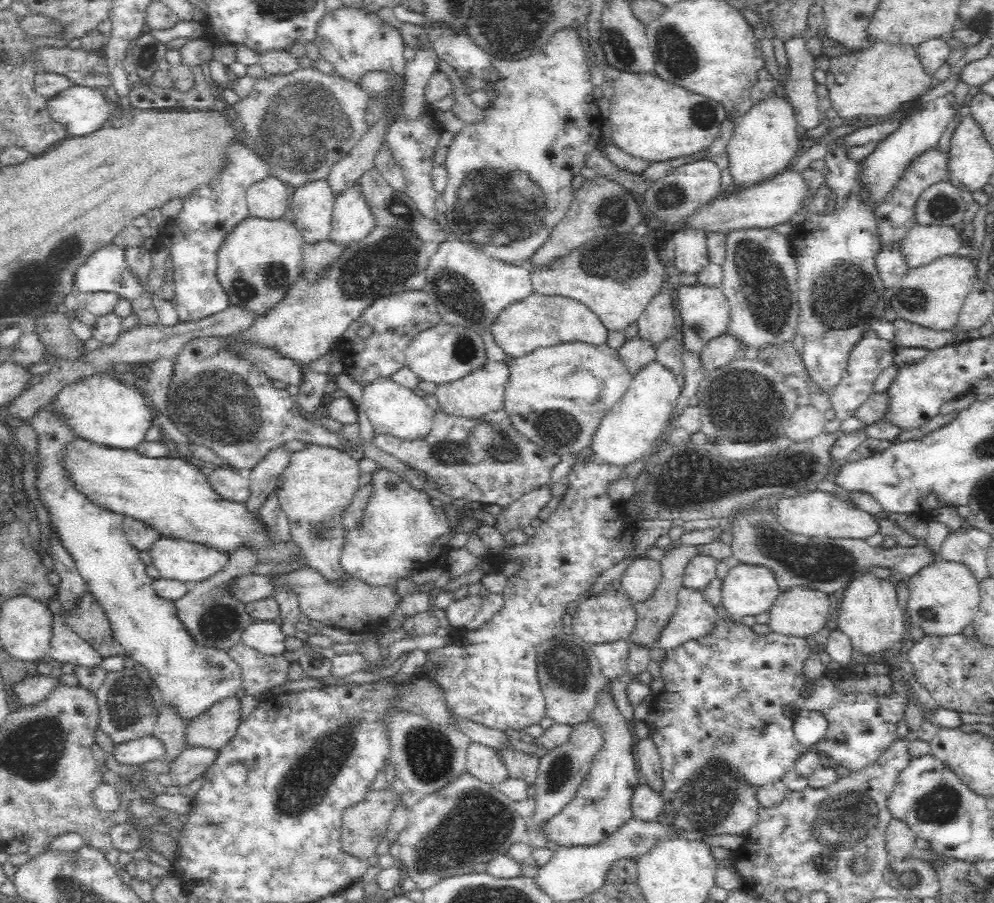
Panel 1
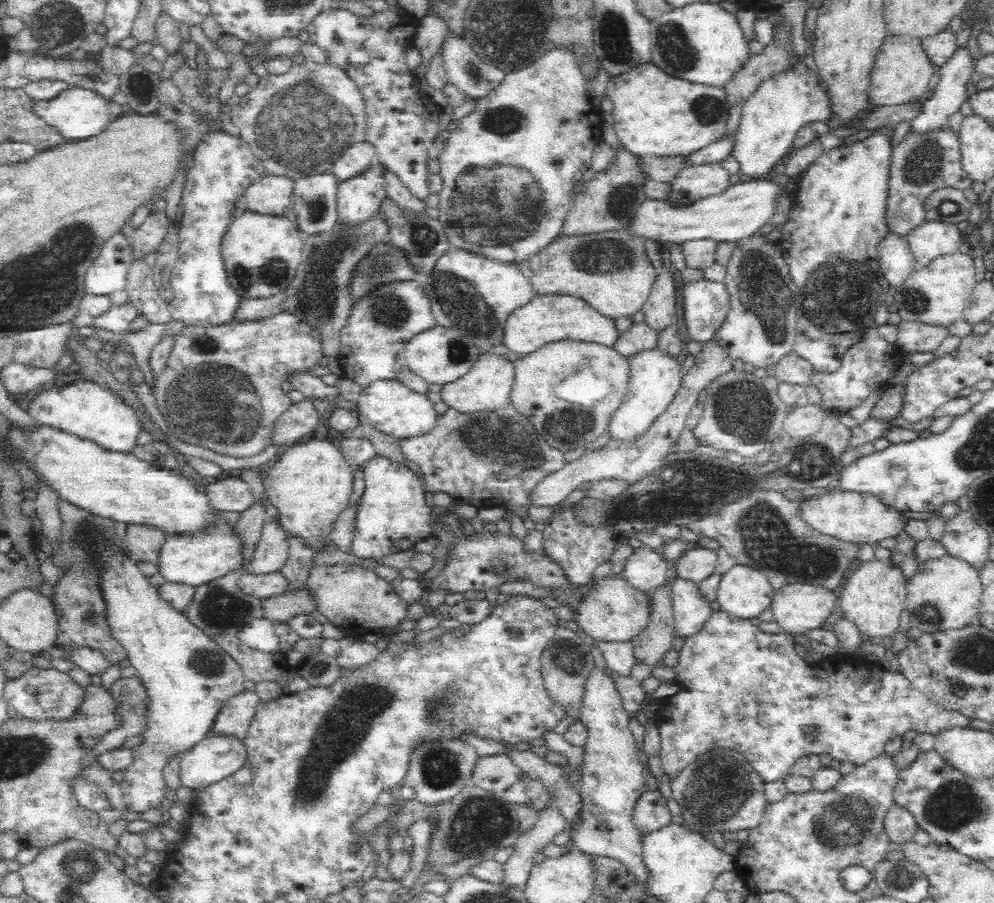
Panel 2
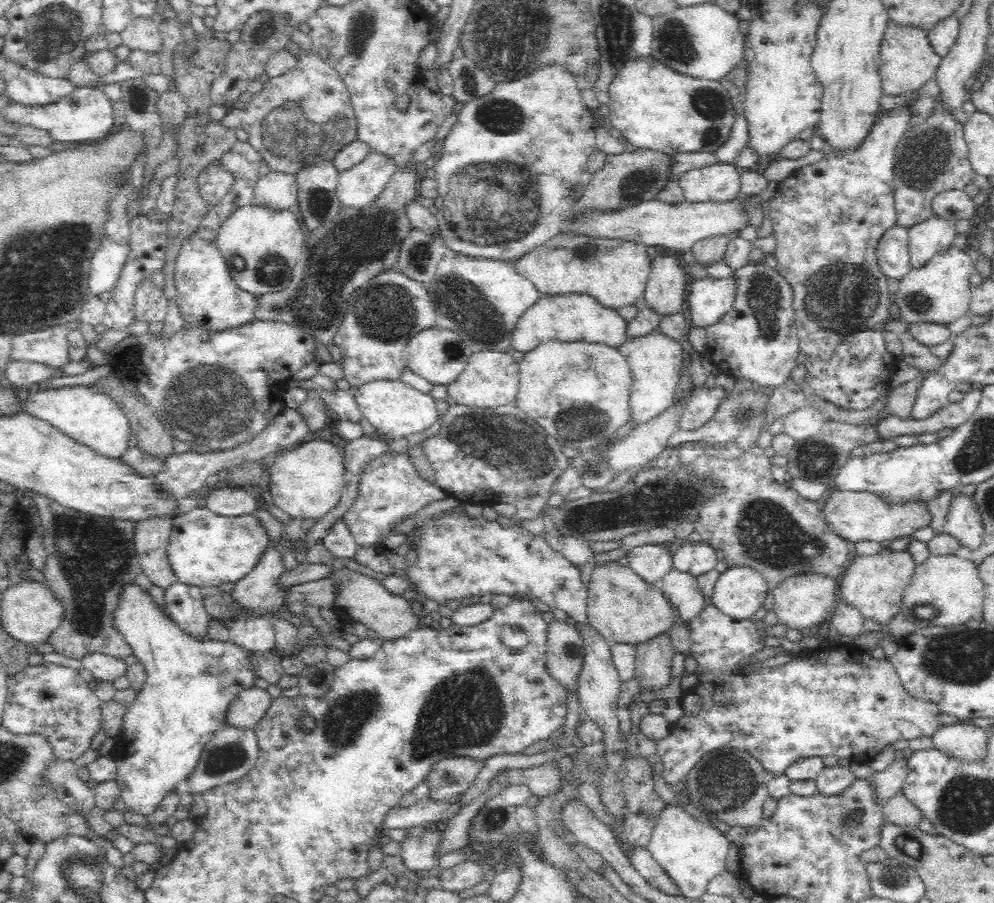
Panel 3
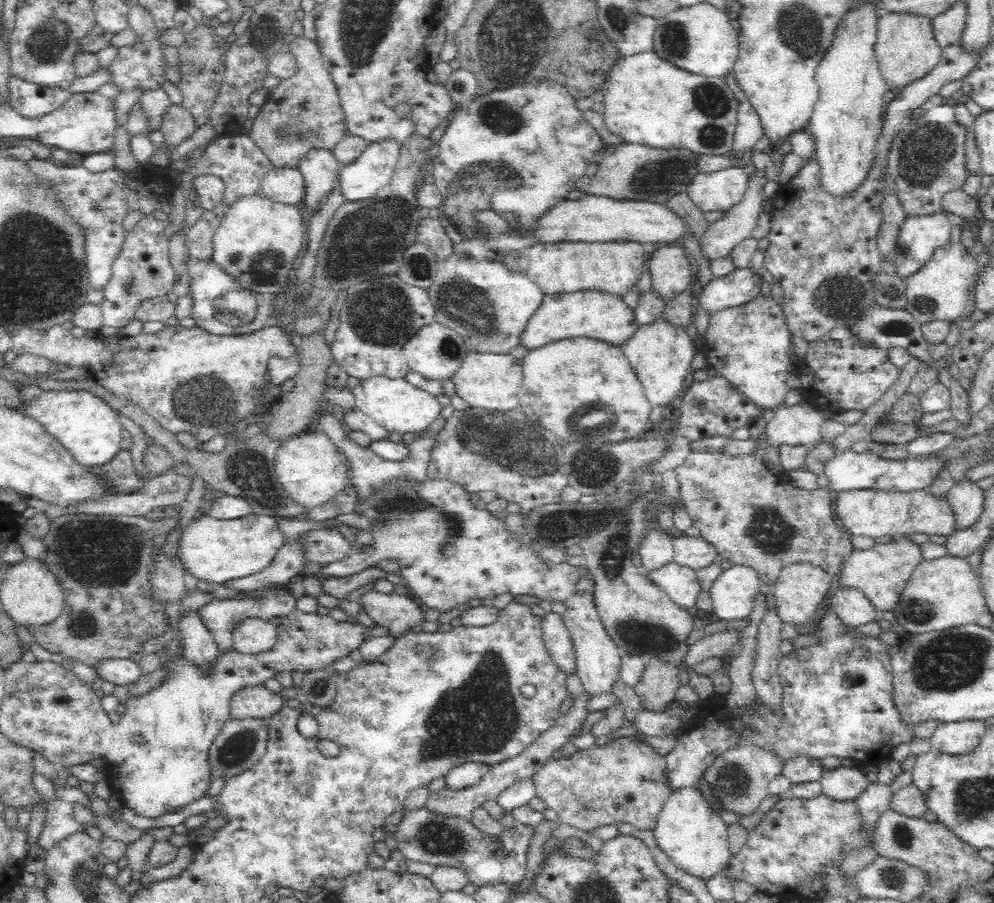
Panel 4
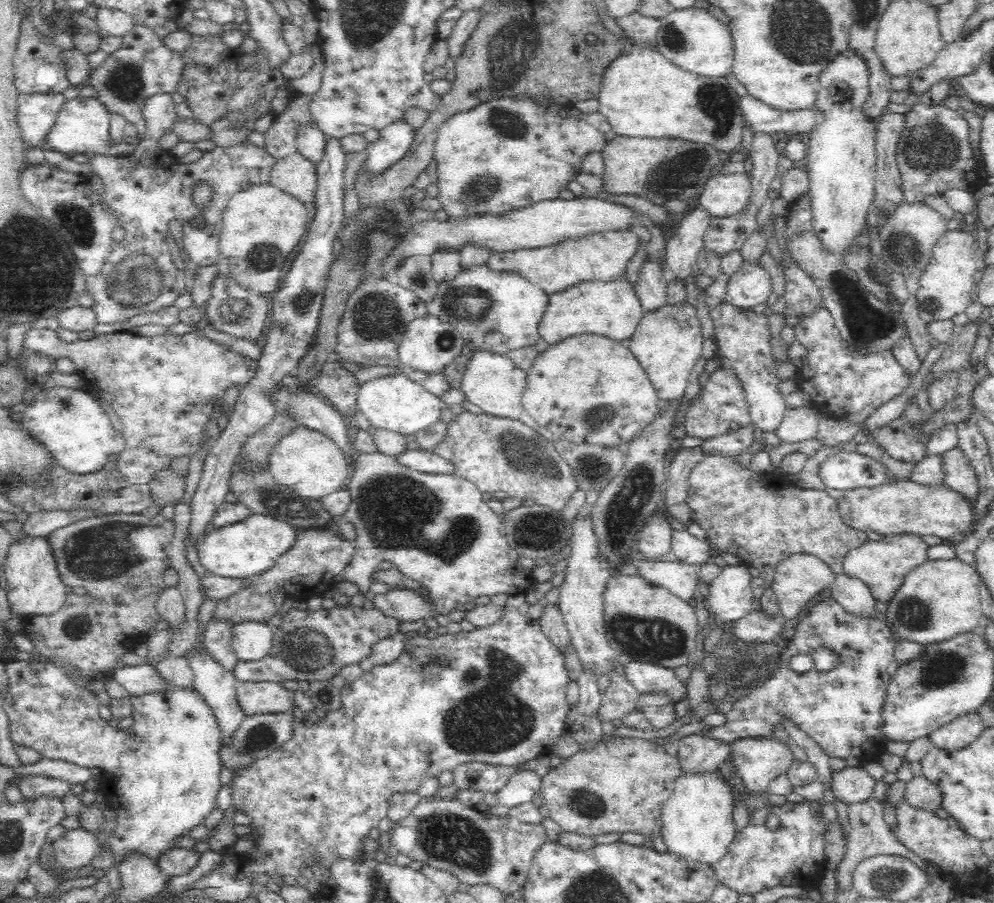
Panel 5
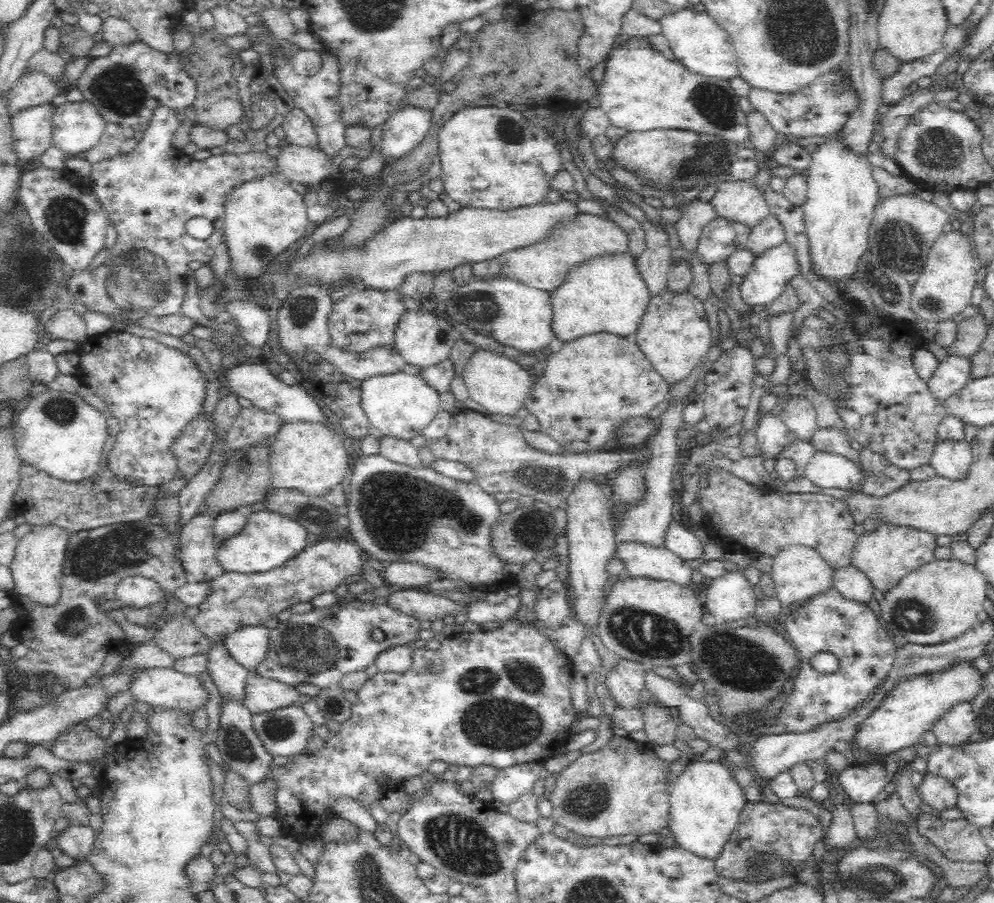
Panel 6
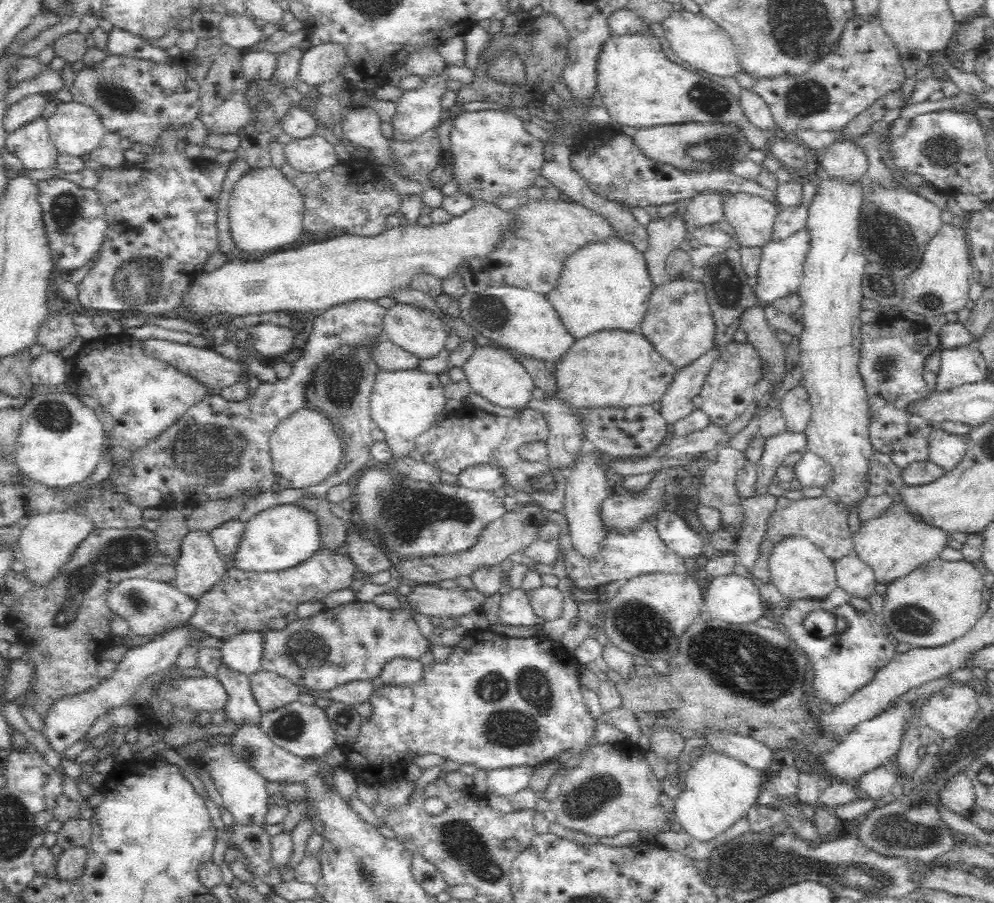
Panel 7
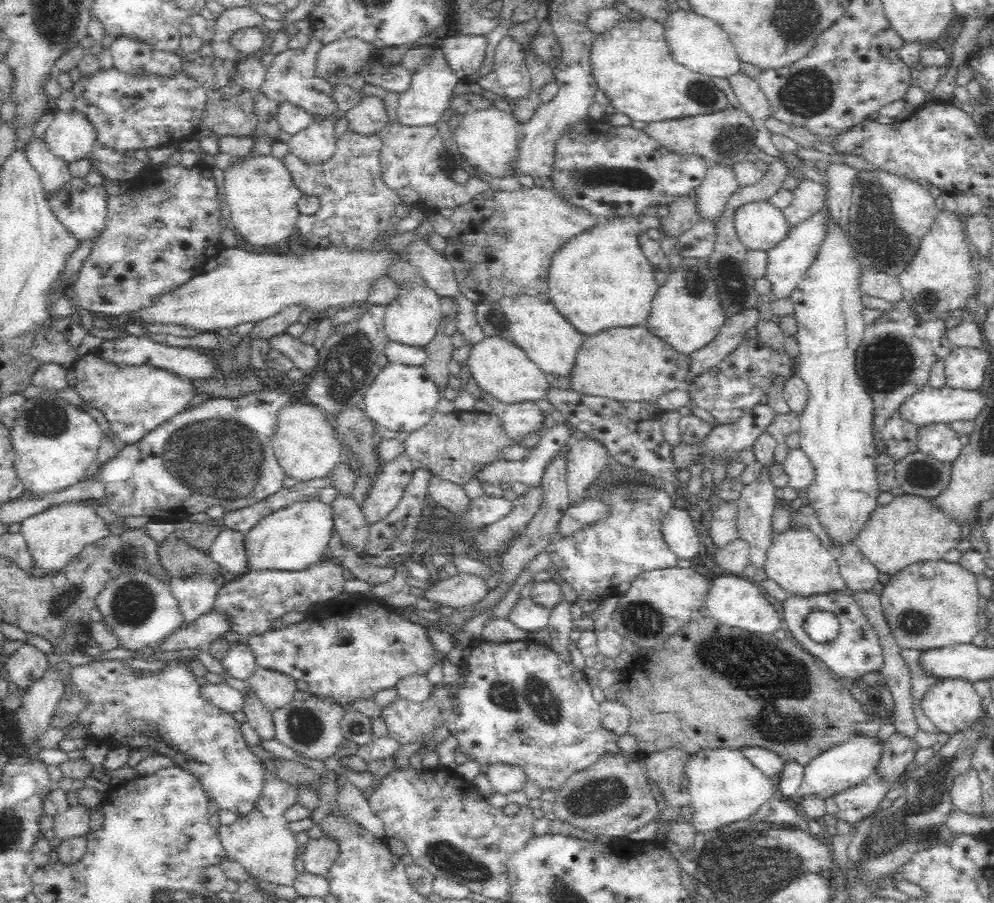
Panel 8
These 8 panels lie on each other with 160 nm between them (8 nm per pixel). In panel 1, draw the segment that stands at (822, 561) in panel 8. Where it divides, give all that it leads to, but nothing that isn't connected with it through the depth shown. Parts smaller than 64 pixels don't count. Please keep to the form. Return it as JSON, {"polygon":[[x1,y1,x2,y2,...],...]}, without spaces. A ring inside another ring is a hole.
{"polygon":[[804,585,781,591,769,608,772,632,808,638,824,628,830,614,829,593]]}

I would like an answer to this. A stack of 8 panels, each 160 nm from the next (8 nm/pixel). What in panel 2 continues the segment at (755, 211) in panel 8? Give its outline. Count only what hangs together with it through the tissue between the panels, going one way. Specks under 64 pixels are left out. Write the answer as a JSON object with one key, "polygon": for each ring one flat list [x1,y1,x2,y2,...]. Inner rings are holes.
{"polygon":[[719,163,712,164,688,164,680,170,678,176,670,182,672,190,668,201,674,205,688,205,722,194,732,186,730,173]]}

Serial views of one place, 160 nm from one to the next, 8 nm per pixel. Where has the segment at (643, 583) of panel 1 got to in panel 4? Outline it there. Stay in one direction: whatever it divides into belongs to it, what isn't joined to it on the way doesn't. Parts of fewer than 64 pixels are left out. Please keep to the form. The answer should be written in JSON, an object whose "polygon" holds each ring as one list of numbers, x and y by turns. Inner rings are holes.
{"polygon":[[648,531,636,550,642,560,640,570,660,568,660,565,673,560,673,537,668,531]]}

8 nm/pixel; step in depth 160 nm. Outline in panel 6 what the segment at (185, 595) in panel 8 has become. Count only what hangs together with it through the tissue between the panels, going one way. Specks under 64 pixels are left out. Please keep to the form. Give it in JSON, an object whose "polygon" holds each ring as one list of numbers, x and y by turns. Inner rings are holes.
{"polygon":[[199,512,180,528,176,549,177,557,180,559,189,581,209,583,224,572,224,567,220,565,220,561,216,557,218,545,219,541,213,533,213,520]]}

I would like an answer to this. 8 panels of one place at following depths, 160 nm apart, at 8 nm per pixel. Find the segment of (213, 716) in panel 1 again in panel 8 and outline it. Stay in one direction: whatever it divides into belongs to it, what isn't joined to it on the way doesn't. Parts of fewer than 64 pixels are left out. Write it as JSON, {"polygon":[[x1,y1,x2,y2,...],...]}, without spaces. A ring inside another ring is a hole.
{"polygon":[[261,666,255,668,247,682,263,706,272,712,292,702,297,690,297,681,292,676]]}

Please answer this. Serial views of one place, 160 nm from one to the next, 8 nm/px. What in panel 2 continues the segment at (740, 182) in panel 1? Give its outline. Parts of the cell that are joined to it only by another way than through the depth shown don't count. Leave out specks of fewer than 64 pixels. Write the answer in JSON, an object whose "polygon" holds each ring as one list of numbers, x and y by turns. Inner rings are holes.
{"polygon":[[790,45,785,52,787,65,781,71,776,71,772,76,760,81,760,84,752,91,752,94,743,102,743,113,740,126,736,134,736,144,731,156,734,157,740,172,750,178,763,178,776,165,792,146,797,132,804,126,809,126,818,120,828,121,831,111,828,107,828,94,821,78,814,67,810,67]]}

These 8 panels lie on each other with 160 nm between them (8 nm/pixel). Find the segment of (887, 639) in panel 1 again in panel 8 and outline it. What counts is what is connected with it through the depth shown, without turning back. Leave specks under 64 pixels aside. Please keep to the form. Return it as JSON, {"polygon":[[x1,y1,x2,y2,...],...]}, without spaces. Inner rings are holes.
{"polygon":[[900,494,885,506,878,506,858,534,856,544,879,572,893,575,901,568,920,561,942,560,961,540,962,523,936,505,934,499,916,494]]}

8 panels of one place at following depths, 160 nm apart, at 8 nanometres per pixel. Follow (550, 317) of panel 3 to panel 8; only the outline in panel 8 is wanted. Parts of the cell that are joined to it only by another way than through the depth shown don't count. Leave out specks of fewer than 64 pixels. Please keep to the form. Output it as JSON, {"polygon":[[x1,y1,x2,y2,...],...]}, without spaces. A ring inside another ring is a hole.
{"polygon":[[644,214,636,216,614,216,596,223,568,242,564,242,552,256,548,266,548,294,550,302,568,322,586,335,616,327,645,325,650,316,652,300,659,290,655,280,655,269,643,253,641,237,648,230,661,227,660,220]]}

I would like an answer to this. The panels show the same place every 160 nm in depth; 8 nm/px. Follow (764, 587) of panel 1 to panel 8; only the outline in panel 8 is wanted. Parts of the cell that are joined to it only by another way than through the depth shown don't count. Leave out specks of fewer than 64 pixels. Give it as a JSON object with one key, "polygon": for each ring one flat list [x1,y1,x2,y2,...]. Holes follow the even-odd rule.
{"polygon":[[742,574,714,576,708,590,704,608,709,610,709,614,720,624,730,626,730,628,739,628,746,632,757,634,774,634,776,630,784,627,783,618,776,612,772,604,764,597,762,588,750,578]]}

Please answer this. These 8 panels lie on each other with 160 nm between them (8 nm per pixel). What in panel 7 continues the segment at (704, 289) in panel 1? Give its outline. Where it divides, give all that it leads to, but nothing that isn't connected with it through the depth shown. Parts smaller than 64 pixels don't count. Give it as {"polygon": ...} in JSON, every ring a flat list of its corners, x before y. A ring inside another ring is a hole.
{"polygon":[[807,227,798,230,798,232,784,240,772,240,762,247,761,264,757,275,758,283,754,286,758,299,770,304,779,298,797,293,803,278,803,268,810,248,811,230]]}

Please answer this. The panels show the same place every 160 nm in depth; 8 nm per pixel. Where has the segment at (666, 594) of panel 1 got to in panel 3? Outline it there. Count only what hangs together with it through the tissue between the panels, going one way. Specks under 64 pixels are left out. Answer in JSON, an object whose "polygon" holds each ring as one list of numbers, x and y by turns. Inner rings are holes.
{"polygon":[[667,634,636,647,635,680,642,695,658,695,671,684,673,652]]}

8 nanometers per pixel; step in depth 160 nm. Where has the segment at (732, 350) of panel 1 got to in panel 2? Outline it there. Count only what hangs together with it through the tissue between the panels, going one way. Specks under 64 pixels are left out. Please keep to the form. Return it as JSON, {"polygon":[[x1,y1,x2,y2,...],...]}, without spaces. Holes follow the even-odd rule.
{"polygon":[[706,342,702,346,702,350,695,356,694,366,690,370,684,370,681,387,672,402,664,412,660,413,659,417,652,421,652,424,649,424,643,433,640,433,640,436,634,437,631,441,611,438,602,448,586,450,577,460,566,463,560,470,546,476,530,496,532,504,534,506,560,504,574,490,579,490,585,482,615,478,616,480,624,480,625,483,634,484,638,480,642,480,646,473,658,468,664,462,664,458,670,454,670,447,679,440,685,429,688,413,698,402,700,392,706,389,712,380,728,374,730,370,733,370,732,361,726,353,720,347,716,347,716,343]]}

